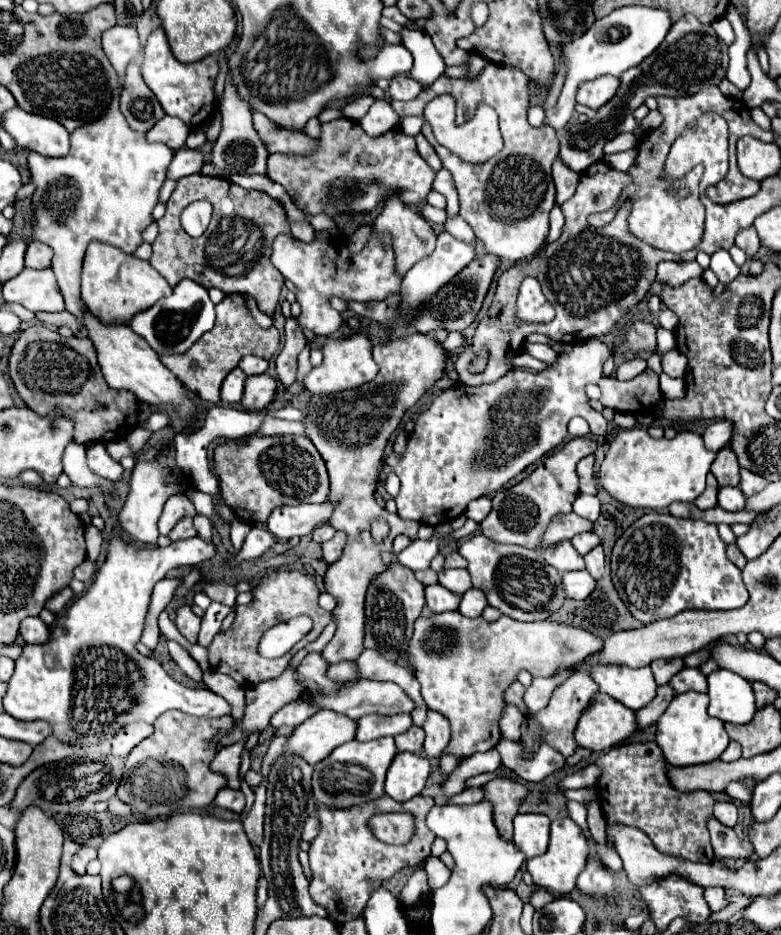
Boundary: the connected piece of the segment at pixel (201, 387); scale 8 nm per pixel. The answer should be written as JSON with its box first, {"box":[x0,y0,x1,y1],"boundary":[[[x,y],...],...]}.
{"box":[161,294,279,402],"boundary":[[[227,294],[215,308],[217,308],[215,326],[211,332],[207,332],[207,336],[203,336],[203,340],[199,340],[199,344],[195,344],[195,348],[189,348],[187,352],[183,352],[183,356],[161,356],[161,362],[171,372],[175,372],[175,376],[185,386],[207,402],[219,402],[221,382],[237,366],[237,362],[243,356],[255,354],[255,356],[269,360],[279,348],[277,328],[263,330],[255,322],[255,318],[253,318],[251,310],[247,308],[247,302],[241,294]]]}

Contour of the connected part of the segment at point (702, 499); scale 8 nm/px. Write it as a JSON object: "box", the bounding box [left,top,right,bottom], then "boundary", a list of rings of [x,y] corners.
{"box":[695,474,719,510],"boundary":[[[709,474],[709,476],[707,476],[707,488],[705,488],[705,492],[695,500],[695,504],[697,504],[701,510],[715,508],[715,506],[717,506],[717,492],[719,492],[719,484],[717,484],[715,476]]]}

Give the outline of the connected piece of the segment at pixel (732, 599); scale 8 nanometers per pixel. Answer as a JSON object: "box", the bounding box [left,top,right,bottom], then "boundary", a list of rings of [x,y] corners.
{"box":[611,512,749,624],"boundary":[[[661,512],[643,514],[617,538],[611,554],[611,578],[627,610],[643,624],[671,618],[677,612],[691,608],[733,610],[745,606],[745,602],[749,600],[747,588],[741,580],[741,570],[725,556],[725,542],[719,538],[717,526],[703,520],[681,520]]]}

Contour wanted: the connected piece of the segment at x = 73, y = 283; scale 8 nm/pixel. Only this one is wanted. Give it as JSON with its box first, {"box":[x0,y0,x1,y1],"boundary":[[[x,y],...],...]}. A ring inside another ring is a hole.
{"box":[27,98,171,336],"boundary":[[[117,98],[99,120],[85,124],[71,134],[71,150],[67,156],[47,158],[29,152],[27,164],[31,182],[35,184],[31,196],[33,240],[49,244],[55,252],[51,266],[65,298],[65,310],[69,310],[81,324],[79,336],[87,336],[87,310],[79,292],[79,274],[89,242],[99,240],[125,254],[133,254],[143,242],[141,232],[153,222],[151,212],[157,204],[171,158],[171,148],[165,144],[151,144],[143,134],[129,128],[119,112]]]}

